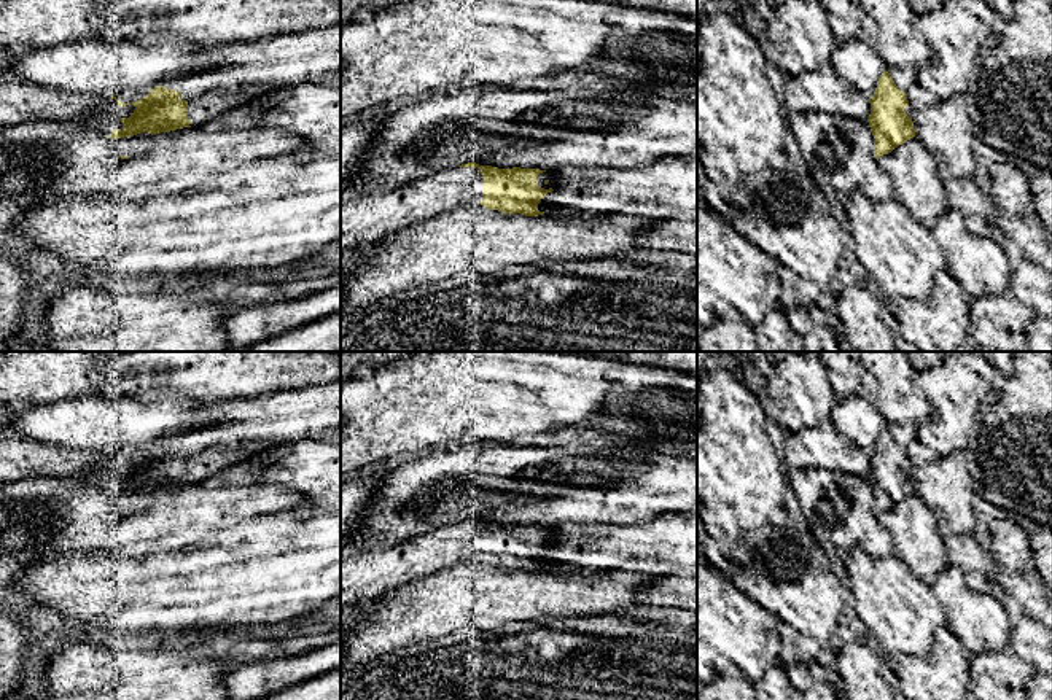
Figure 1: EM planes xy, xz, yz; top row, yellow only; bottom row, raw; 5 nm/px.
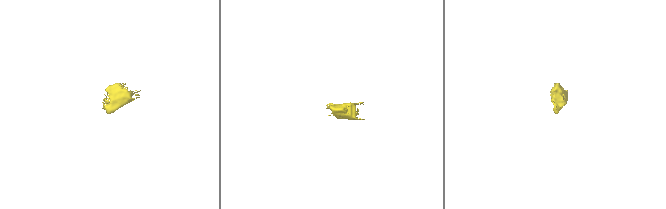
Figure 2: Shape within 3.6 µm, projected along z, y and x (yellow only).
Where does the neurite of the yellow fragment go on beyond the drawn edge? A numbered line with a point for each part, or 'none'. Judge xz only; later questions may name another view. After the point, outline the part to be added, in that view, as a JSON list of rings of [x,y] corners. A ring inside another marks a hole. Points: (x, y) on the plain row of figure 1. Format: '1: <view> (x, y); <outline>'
1: xz (546, 532); [[[543,528],[536,533],[538,542],[549,546],[552,544],[552,536],[557,531],[557,528]]]
2: xz (366, 575); [[[444,525],[393,546],[341,554],[341,609],[401,589],[442,570],[481,560],[481,525]]]

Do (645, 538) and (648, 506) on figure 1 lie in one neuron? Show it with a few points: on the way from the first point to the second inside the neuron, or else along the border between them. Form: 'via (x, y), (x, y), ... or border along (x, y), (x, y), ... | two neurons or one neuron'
border along (680, 511), (658, 514), (635, 524), (610, 525) | two neurons

